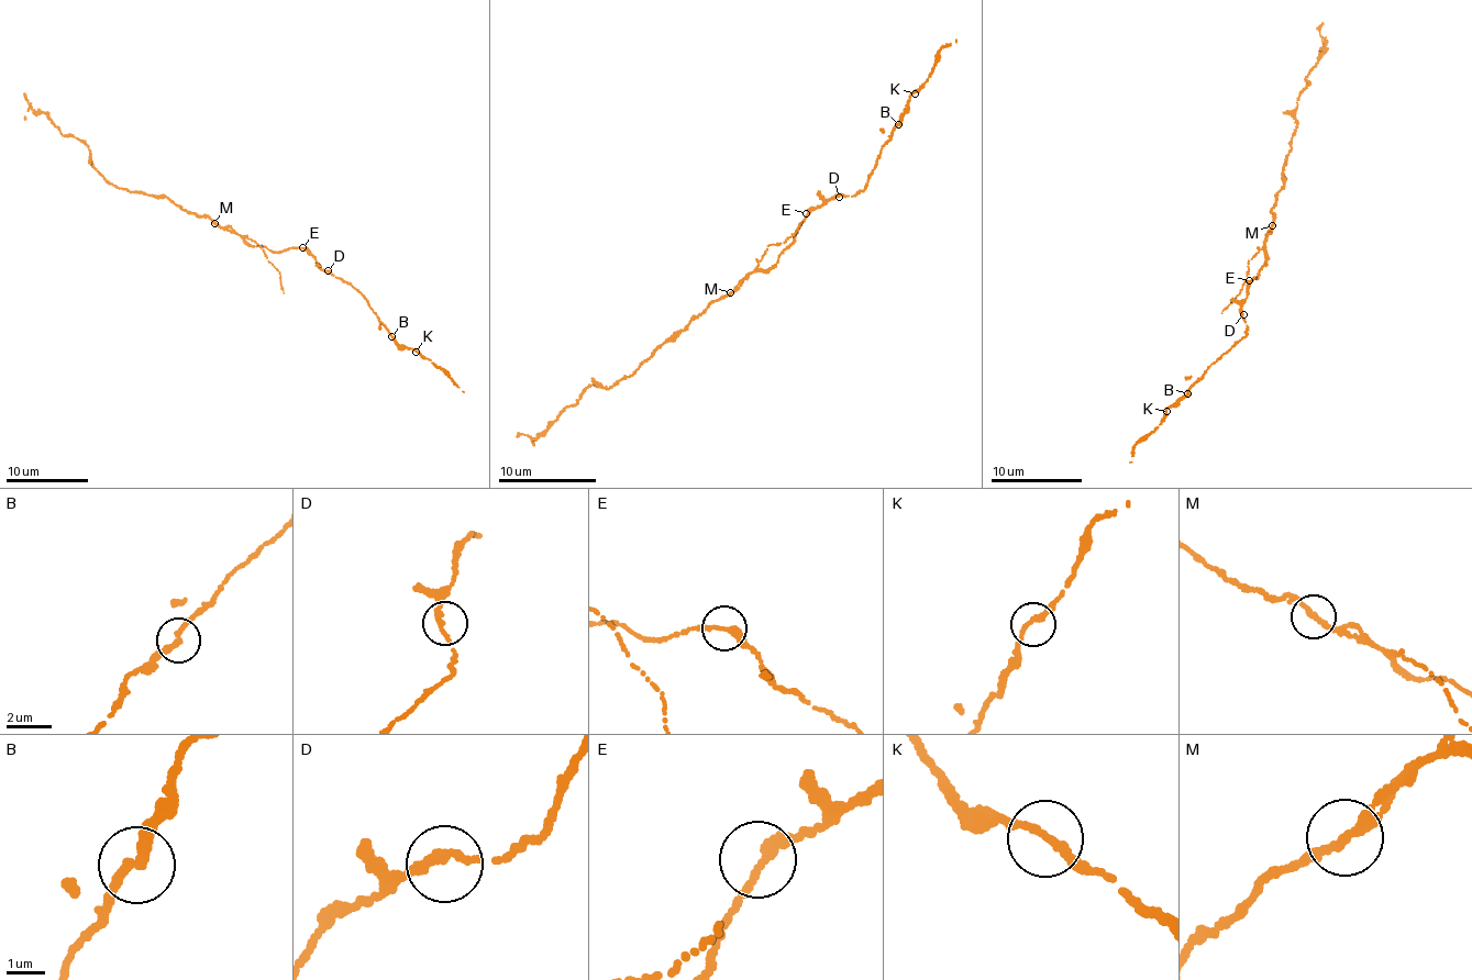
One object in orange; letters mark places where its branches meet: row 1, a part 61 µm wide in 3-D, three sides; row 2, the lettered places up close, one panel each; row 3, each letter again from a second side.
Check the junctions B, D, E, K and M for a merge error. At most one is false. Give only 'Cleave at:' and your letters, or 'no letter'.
Cleave at: no letter

